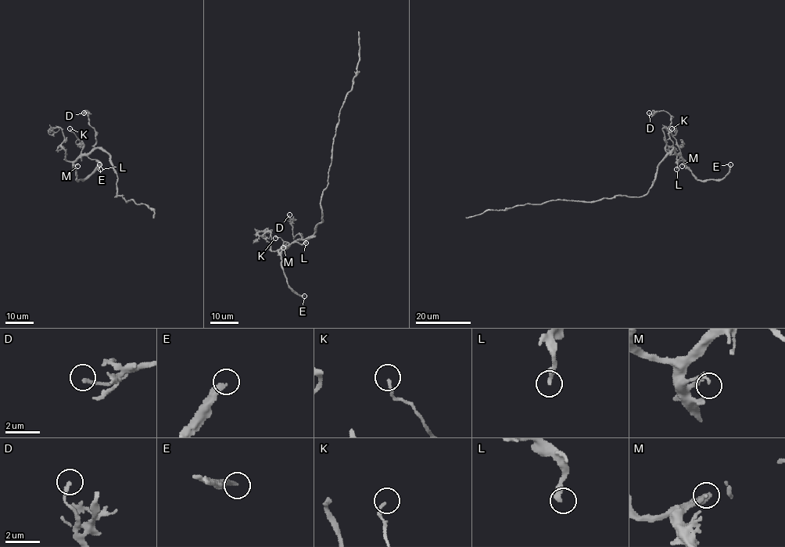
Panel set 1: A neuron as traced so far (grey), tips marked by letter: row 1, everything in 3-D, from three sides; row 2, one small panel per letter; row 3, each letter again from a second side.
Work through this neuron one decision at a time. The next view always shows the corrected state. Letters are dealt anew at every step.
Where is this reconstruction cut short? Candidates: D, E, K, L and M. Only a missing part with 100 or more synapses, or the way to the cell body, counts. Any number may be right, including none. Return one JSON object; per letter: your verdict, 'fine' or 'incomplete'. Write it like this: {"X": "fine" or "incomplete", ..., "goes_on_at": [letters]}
{"D": "fine", "E": "incomplete", "K": "fine", "L": "fine", "M": "fine", "goes_on_at": ["E"]}

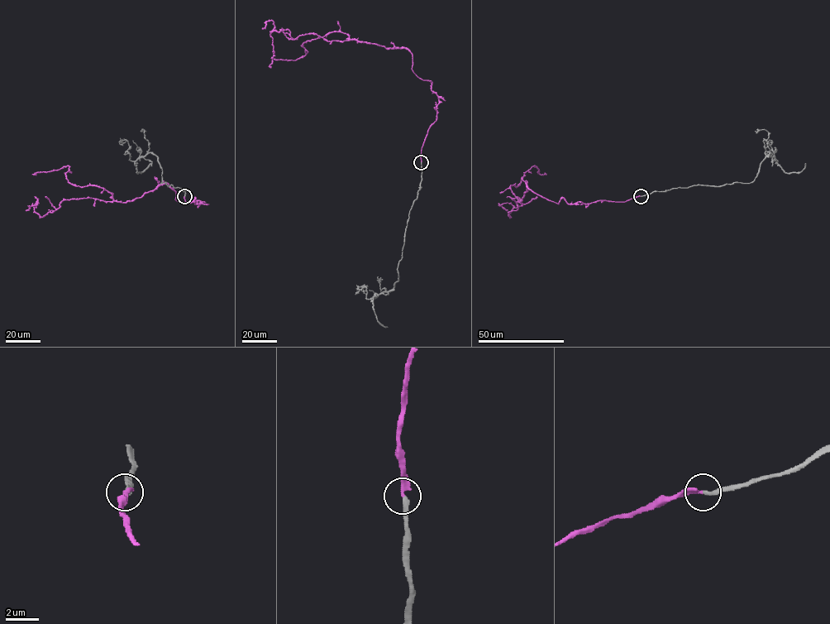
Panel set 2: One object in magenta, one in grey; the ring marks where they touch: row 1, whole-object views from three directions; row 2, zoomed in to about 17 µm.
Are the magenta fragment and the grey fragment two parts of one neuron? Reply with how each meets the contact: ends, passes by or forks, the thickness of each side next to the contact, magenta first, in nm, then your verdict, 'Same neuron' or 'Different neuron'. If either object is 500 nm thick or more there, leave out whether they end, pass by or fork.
At the ring magenta ends. At the ring grey ends. Thickness 280 nm (magenta) against 260 nm. Same neuron

